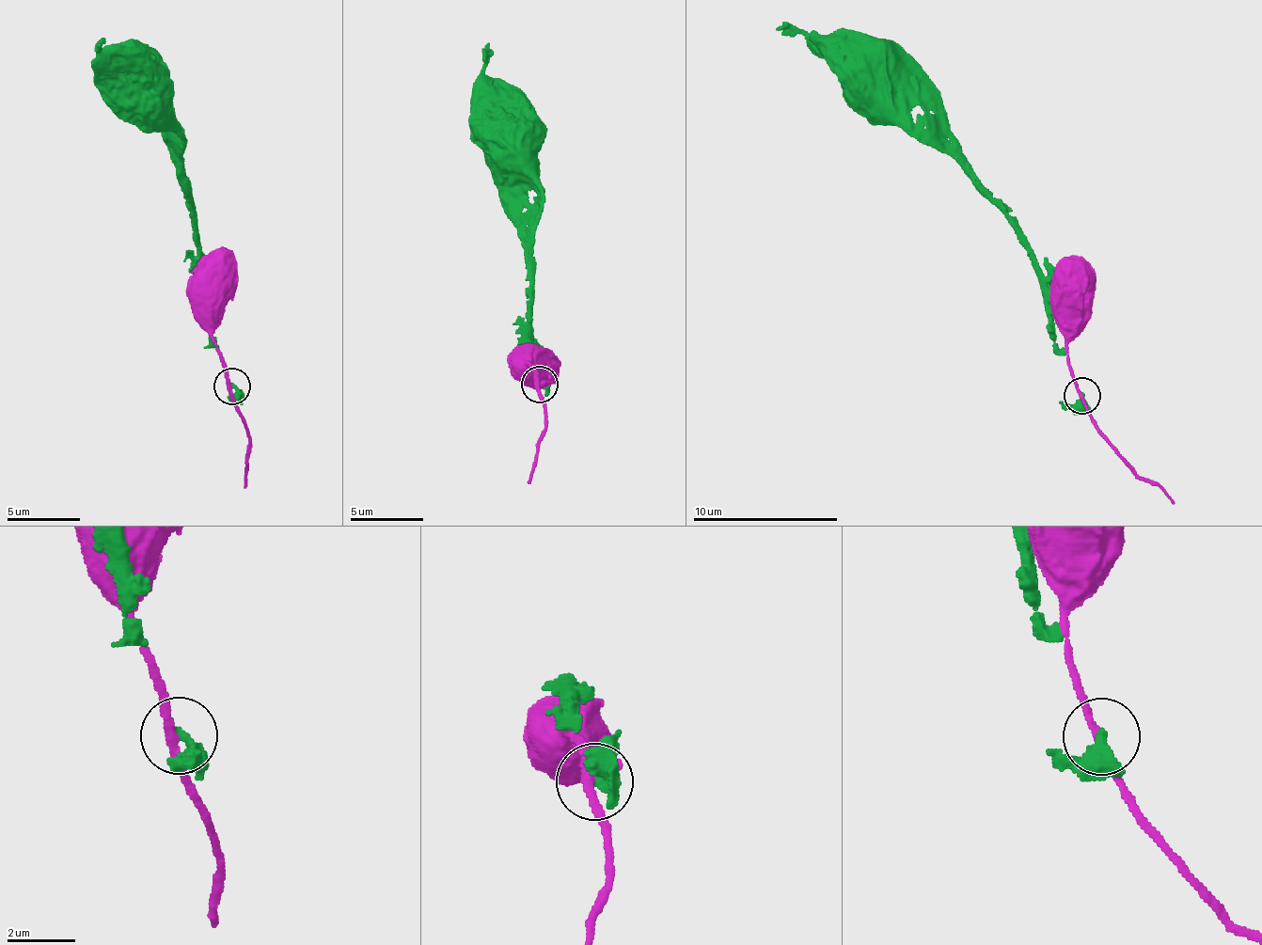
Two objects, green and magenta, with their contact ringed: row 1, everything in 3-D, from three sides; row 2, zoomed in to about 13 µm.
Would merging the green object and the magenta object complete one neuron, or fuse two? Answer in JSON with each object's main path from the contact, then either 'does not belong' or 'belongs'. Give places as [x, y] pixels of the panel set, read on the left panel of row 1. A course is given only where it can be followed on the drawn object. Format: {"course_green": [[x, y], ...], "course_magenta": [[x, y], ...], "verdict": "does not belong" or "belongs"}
{"course_green": [[233, 385], [212, 339], [207, 275], [177, 122], [129, 91], [135, 87]], "course_magenta": [[233, 385], [213, 338], [213, 317], [221, 309], [225, 284], [209, 284]], "verdict": "does not belong"}

